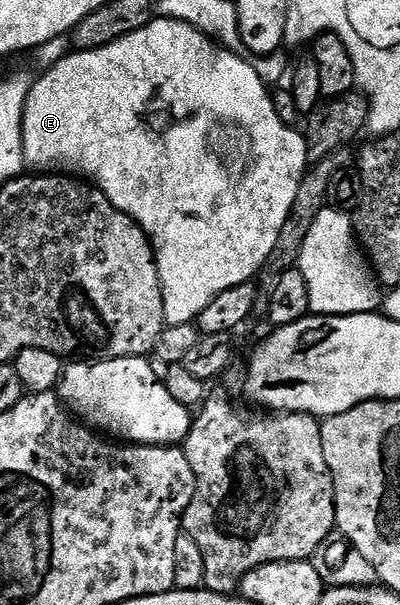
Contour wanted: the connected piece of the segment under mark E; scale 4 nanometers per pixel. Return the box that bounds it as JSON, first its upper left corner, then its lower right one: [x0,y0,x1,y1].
[21,18,310,324]

